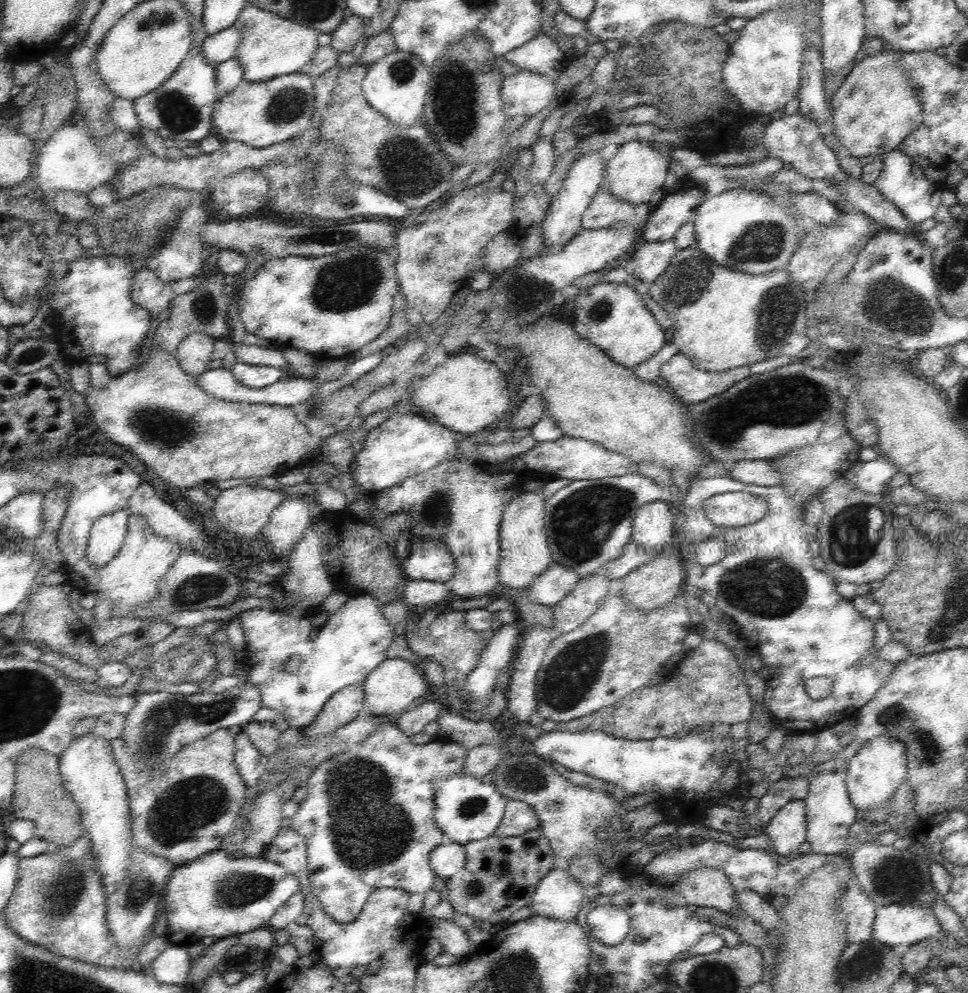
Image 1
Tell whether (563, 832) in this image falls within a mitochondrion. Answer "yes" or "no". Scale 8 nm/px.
no

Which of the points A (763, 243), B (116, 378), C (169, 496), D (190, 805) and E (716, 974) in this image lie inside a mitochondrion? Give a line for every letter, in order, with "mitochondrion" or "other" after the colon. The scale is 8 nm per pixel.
A: mitochondrion
B: other
C: other
D: mitochondrion
E: mitochondrion

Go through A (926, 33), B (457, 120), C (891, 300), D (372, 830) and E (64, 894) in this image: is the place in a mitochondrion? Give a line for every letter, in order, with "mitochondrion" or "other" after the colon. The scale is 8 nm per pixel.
A: other
B: mitochondrion
C: mitochondrion
D: mitochondrion
E: mitochondrion

